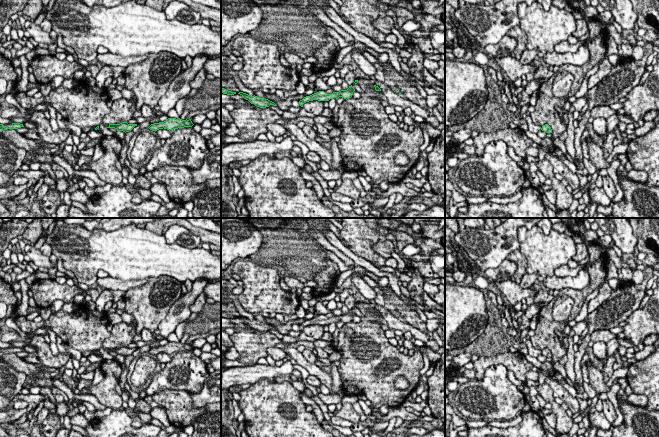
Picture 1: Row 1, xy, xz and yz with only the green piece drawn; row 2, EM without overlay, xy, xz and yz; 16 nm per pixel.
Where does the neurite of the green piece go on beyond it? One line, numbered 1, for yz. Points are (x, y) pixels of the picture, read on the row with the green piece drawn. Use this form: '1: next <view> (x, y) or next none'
1: next none

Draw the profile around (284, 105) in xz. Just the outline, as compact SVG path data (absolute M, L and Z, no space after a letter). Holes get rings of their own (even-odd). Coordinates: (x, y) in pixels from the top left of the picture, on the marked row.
M265 94L265 99L268 99L268 100L274 102L283 111L288 111L288 109L292 106L291 103L293 100L300 101L304 97L306 97L306 95L302 94L302 95L291 96L284 100L284 99L280 99L280 98L273 98L270 94Z

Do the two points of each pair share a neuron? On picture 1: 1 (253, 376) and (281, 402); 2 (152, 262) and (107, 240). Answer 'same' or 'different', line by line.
1: different
2: same

